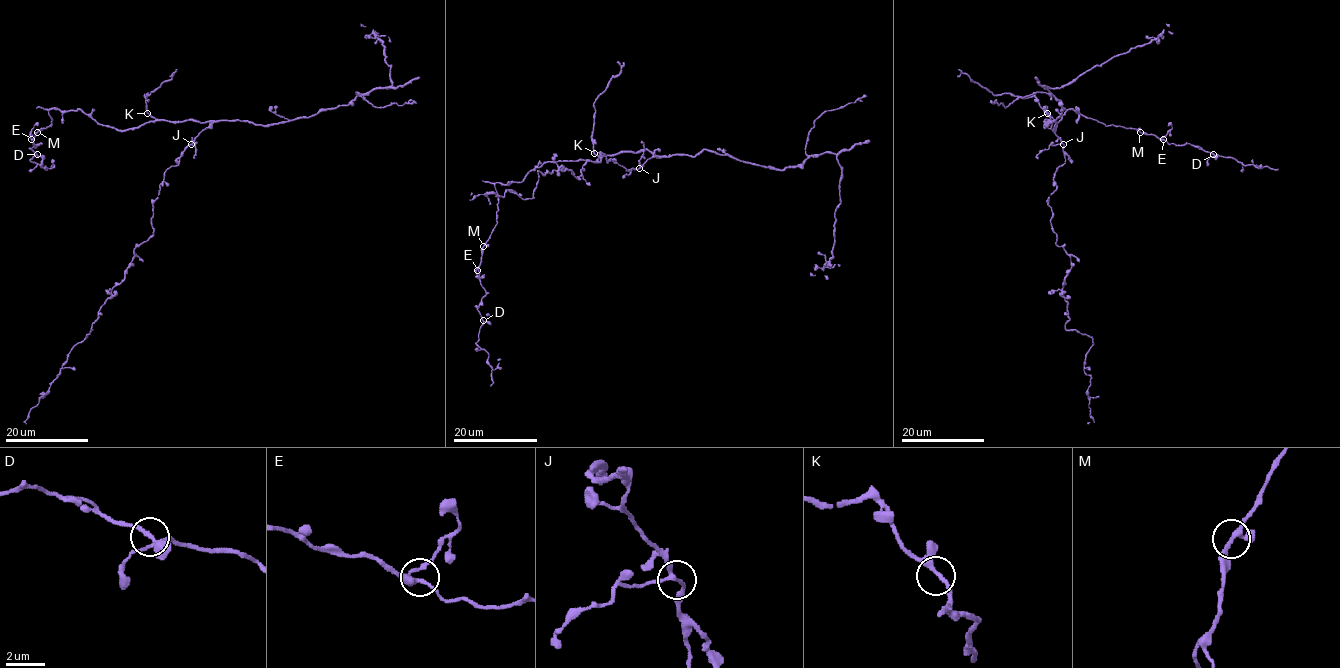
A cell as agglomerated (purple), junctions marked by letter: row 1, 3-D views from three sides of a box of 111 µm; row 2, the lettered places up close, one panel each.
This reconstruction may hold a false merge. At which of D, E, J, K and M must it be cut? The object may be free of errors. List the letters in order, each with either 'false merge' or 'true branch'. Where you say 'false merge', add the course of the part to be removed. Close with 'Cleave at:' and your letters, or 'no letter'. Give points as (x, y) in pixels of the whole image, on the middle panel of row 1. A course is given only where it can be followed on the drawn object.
D: true branch
E: true branch
J: true branch
K: true branch
M: true branch
Cleave at: no letter

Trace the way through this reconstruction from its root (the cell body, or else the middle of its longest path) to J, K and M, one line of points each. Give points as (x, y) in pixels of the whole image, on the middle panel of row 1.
J: (656, 157), (650, 158), (639, 168)
K: (656, 157), (646, 149), (602, 156), (594, 153)
M: (656, 157), (641, 149), (601, 155), (594, 161), (548, 161), (520, 182), (496, 183), (497, 224), (483, 246)

